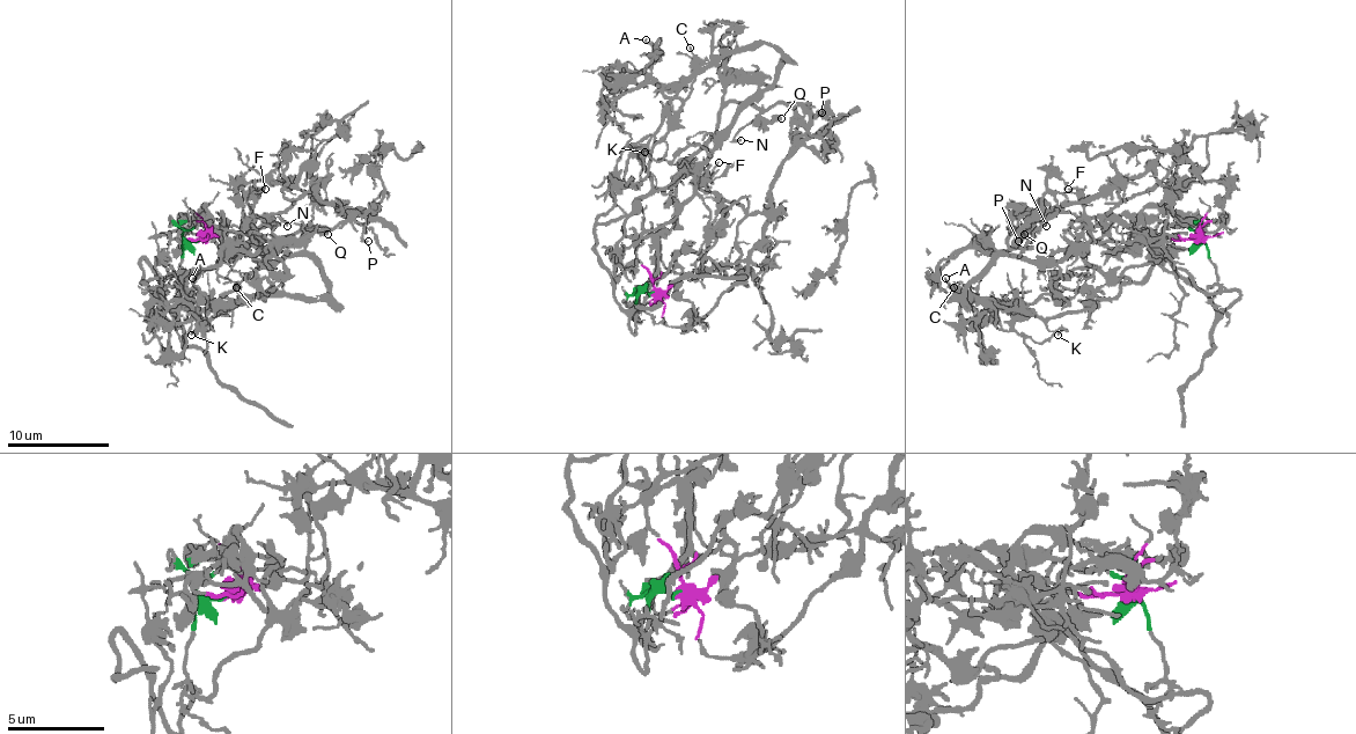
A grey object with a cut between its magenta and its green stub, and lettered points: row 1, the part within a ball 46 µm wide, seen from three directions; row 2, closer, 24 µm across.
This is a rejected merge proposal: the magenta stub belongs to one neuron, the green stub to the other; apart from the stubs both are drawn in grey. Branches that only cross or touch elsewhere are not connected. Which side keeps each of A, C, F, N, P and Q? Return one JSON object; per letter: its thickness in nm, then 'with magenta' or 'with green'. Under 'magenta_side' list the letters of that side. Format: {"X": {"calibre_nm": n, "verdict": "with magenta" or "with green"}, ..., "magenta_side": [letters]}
{"A": {"calibre_nm": 130, "verdict": "with magenta"}, "C": {"calibre_nm": 140, "verdict": "with magenta"}, "F": {"calibre_nm": 120, "verdict": "with magenta"}, "N": {"calibre_nm": 190, "verdict": "with green"}, "P": {"calibre_nm": 220, "verdict": "with green"}, "Q": {"calibre_nm": 440, "verdict": "with green"}, "magenta_side": ["A", "C", "F"]}

